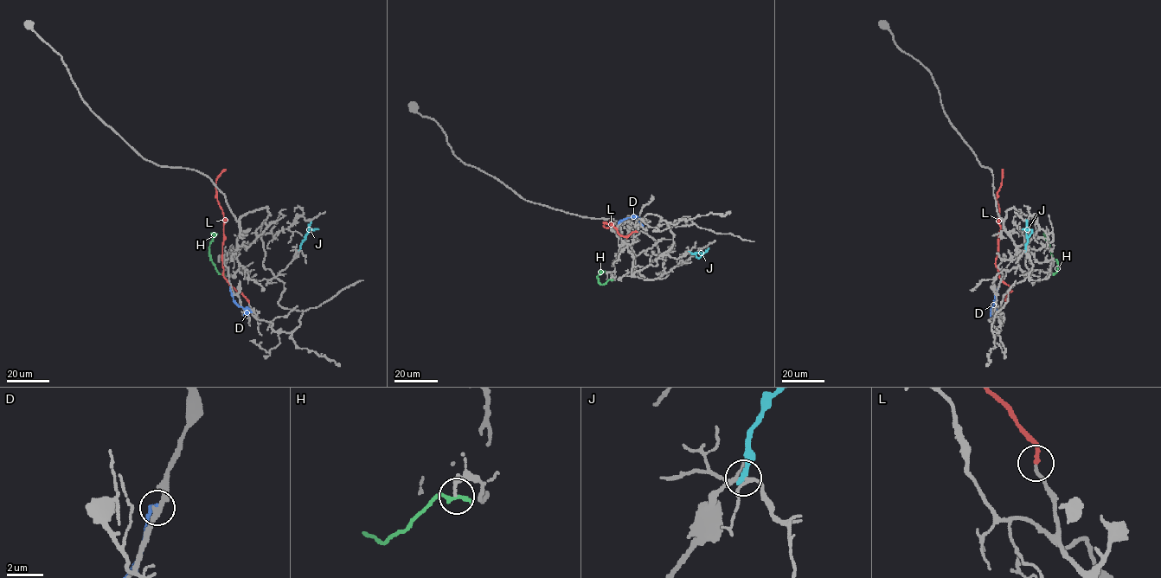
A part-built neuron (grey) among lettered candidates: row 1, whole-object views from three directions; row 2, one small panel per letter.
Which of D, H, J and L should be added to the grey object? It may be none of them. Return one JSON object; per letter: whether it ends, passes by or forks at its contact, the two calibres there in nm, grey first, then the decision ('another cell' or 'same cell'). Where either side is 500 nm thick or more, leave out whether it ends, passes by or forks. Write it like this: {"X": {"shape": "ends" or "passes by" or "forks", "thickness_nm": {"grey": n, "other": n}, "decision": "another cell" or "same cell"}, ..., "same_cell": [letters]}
{"D": {"shape": "ends", "thickness_nm": {"grey": 260, "other": 200}, "decision": "another cell"}, "H": {"shape": "ends", "thickness_nm": {"grey": 130, "other": 280}, "decision": "another cell"}, "J": {"shape": "ends", "thickness_nm": {"grey": 170, "other": 340}, "decision": "another cell"}, "L": {"shape": "ends", "thickness_nm": {"grey": 180, "other": 220}, "decision": "same cell"}, "same_cell": ["L"]}

